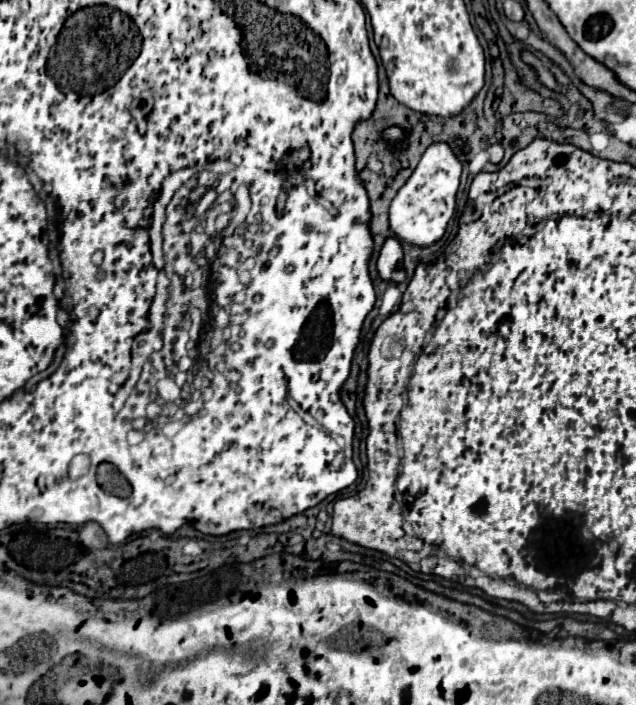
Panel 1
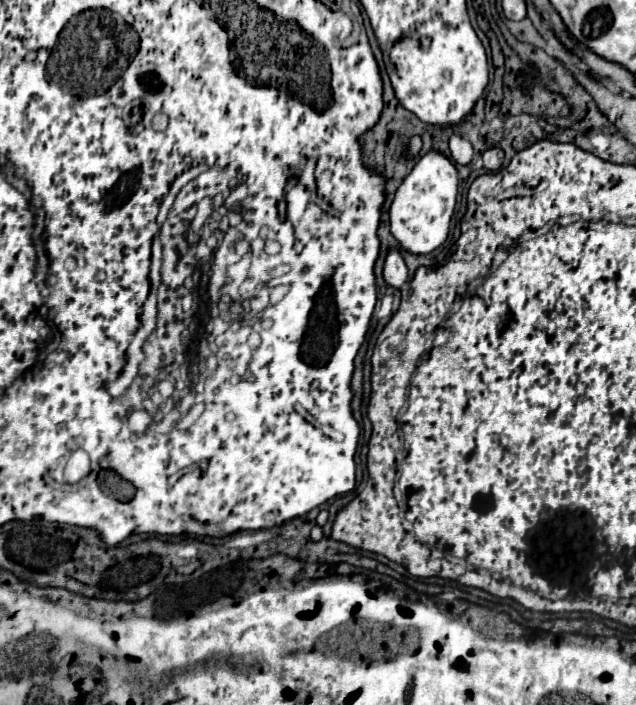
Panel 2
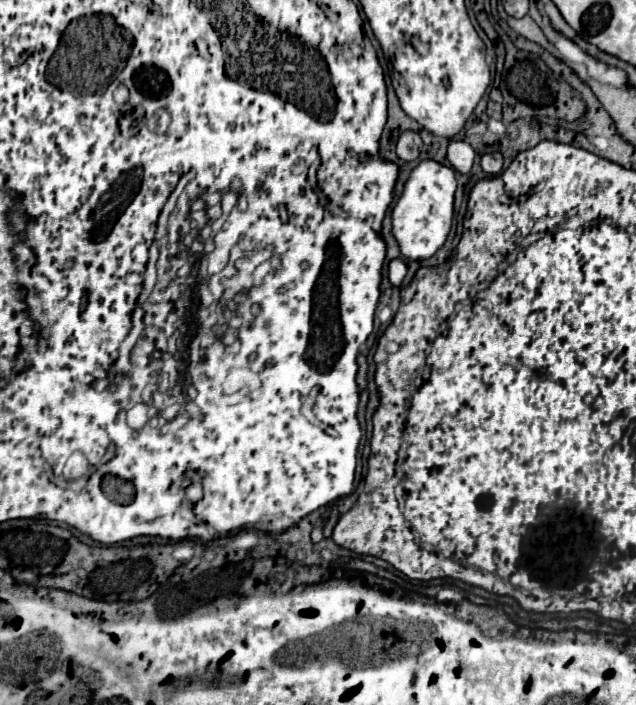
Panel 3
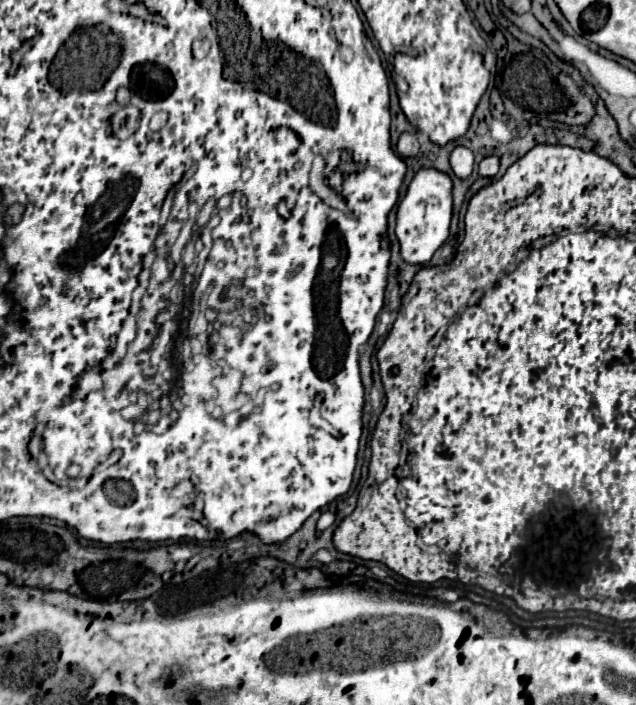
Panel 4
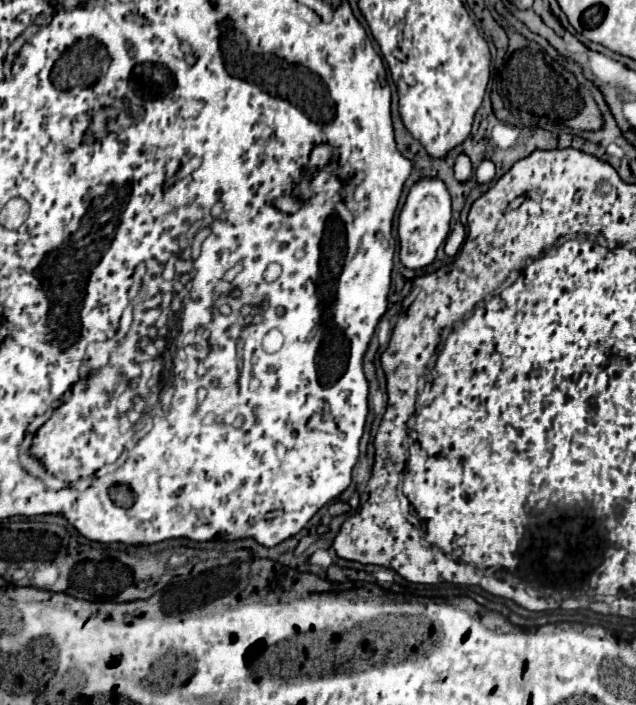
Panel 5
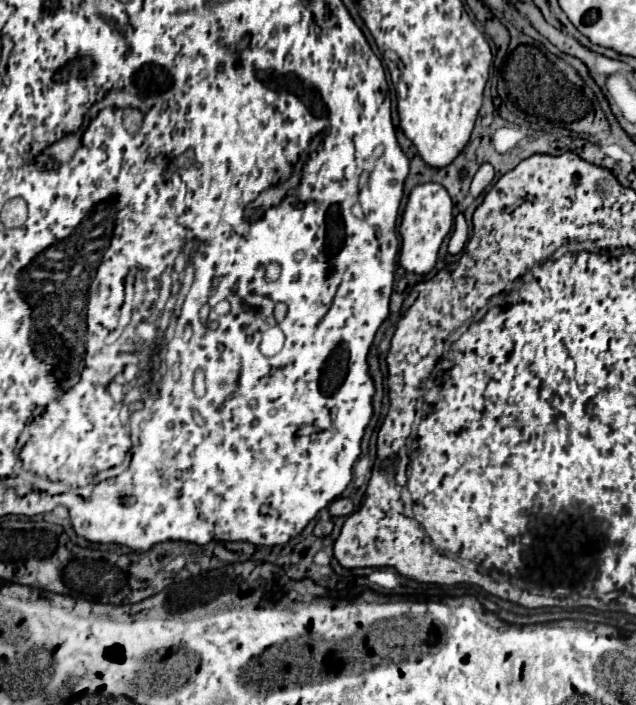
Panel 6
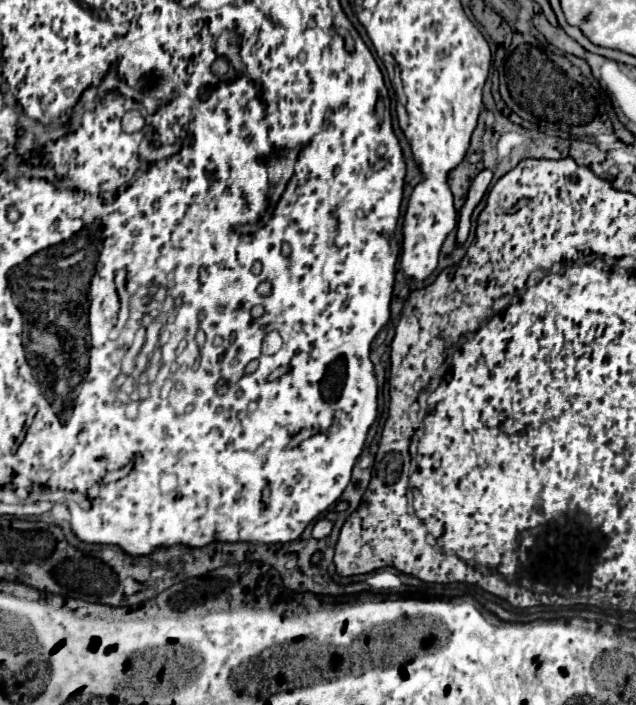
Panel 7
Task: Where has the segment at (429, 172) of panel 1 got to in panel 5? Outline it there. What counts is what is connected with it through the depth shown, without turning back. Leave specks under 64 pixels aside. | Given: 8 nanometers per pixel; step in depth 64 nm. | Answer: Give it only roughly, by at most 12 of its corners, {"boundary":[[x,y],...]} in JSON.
{"boundary":[[418,180],[398,218],[400,262],[420,270],[448,238],[442,180]]}

